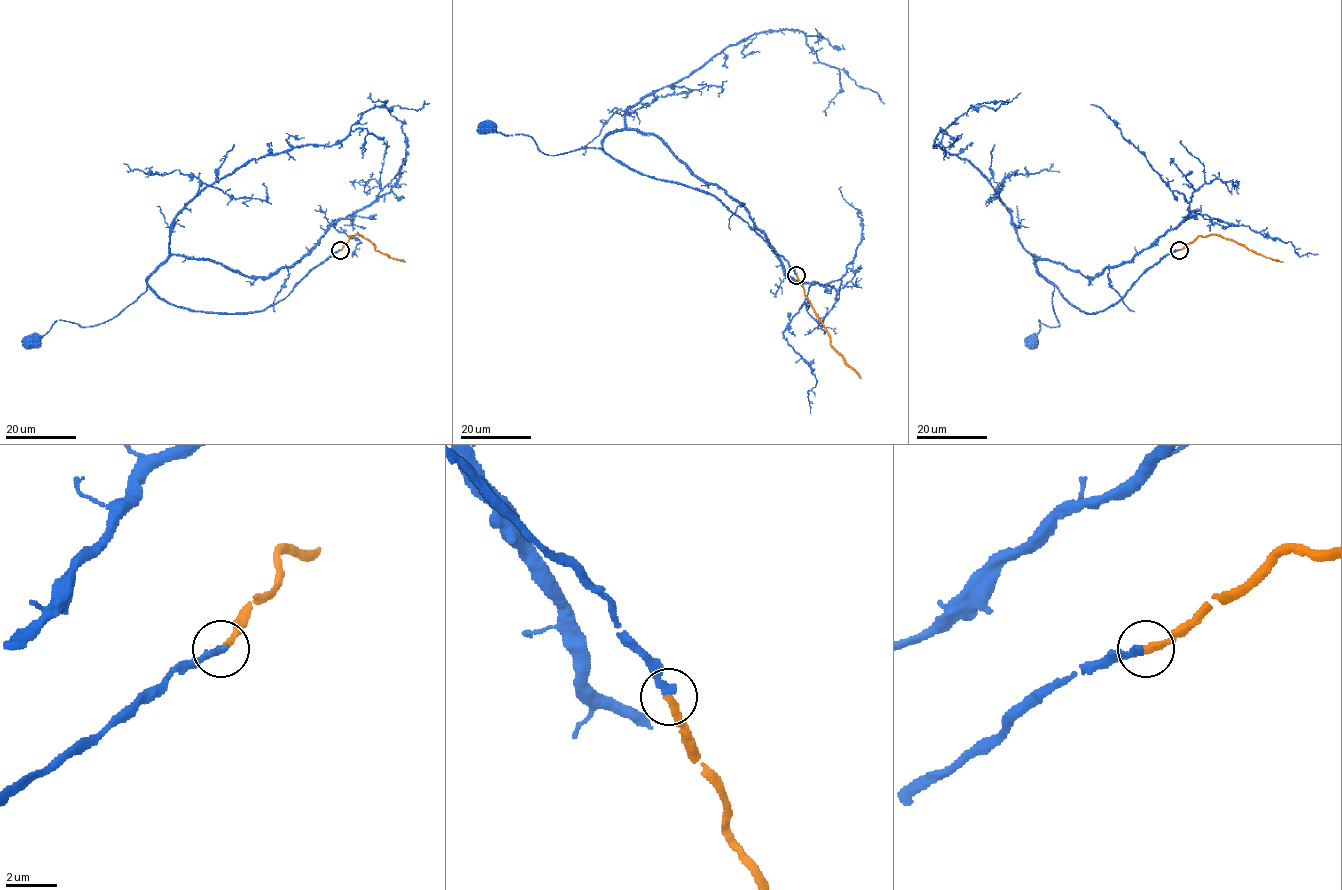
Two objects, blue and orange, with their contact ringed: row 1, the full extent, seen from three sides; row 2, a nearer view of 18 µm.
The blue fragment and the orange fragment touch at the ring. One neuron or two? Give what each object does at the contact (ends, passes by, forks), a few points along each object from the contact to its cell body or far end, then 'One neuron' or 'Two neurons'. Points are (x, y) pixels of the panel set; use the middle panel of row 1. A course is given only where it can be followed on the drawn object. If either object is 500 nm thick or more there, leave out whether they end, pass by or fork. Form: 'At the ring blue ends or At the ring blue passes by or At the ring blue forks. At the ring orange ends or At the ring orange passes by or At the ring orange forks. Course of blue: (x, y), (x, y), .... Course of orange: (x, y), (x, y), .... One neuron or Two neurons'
At the ring blue ends. At the ring orange ends. Course of blue: (796, 275), (788, 262), (713, 196), (631, 170), (599, 148), (544, 154), (530, 136), (505, 135), (487, 126). Course of orange: (796, 275), (831, 346), (860, 378). One neuron

